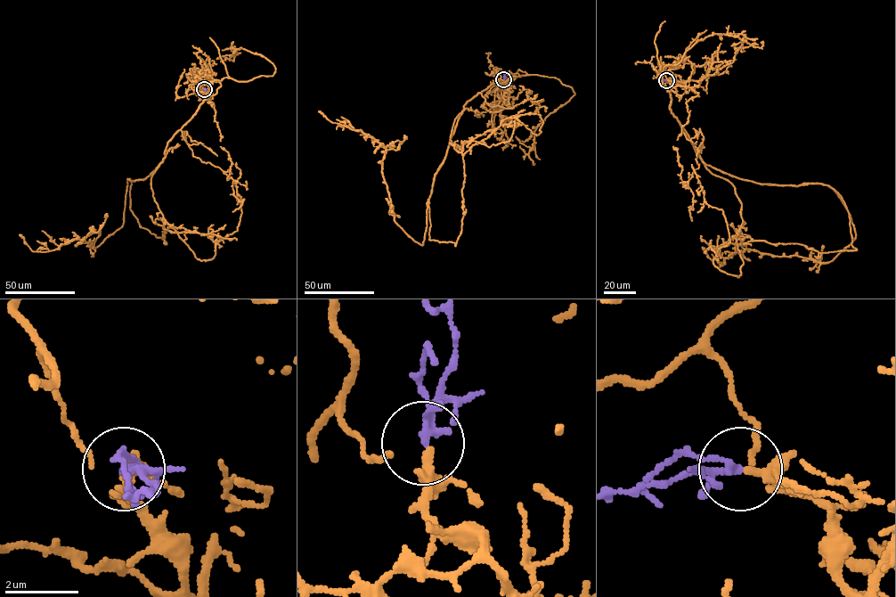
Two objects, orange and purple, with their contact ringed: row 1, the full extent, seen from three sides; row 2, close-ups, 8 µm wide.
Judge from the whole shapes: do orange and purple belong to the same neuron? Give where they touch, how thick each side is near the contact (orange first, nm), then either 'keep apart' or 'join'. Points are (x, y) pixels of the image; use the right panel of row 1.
at (666, 80); 190 nm thick on the orange side, 150 nm on the other; join

